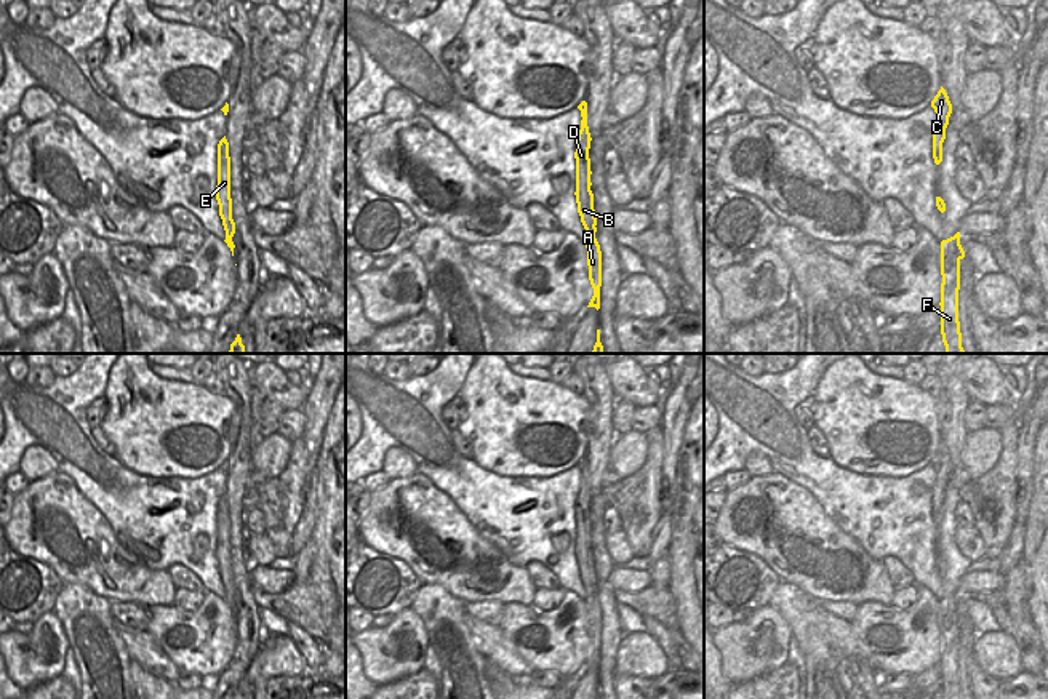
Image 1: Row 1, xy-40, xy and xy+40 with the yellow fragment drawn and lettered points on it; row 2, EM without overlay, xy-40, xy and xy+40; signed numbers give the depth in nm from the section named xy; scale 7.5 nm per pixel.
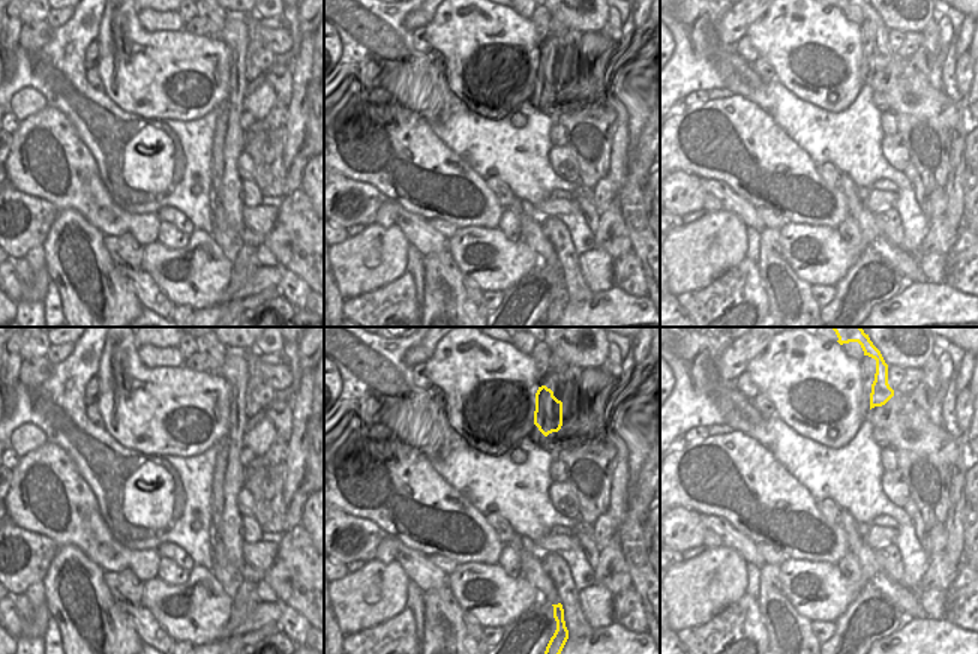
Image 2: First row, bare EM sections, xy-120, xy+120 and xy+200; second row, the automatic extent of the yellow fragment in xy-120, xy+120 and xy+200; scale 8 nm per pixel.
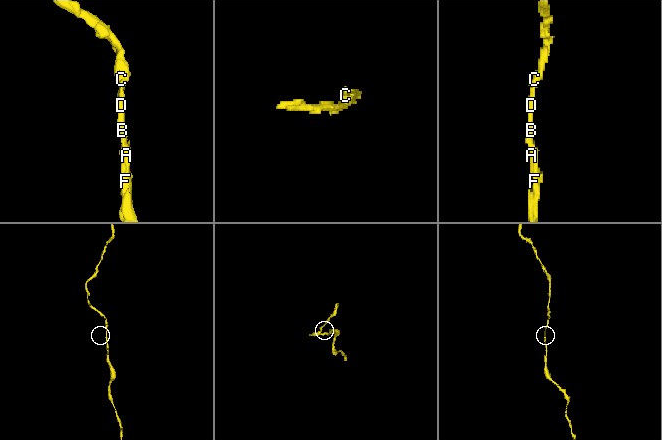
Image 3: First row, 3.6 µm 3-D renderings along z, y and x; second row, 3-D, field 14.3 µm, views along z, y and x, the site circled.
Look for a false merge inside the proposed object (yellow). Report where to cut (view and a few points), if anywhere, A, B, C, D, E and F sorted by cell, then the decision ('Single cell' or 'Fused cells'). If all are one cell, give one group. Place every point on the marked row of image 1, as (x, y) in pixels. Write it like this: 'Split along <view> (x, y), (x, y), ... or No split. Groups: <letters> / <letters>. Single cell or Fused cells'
No split. Groups: A B C D E F. Single cell

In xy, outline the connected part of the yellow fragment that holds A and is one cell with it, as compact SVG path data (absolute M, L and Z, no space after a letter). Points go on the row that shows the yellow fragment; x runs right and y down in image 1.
M582 101L578 109L581 110L581 130L578 133L576 139L576 203L578 203L578 213L581 216L581 222L587 232L587 238L584 240L584 245L587 248L587 266L589 266L589 280L594 288L594 296L587 307L600 309L600 286L602 286L602 251L600 245L595 238L597 232L597 218L594 210L594 194L590 190L590 158L589 158L589 149L590 149L590 133L587 126L587 102Z

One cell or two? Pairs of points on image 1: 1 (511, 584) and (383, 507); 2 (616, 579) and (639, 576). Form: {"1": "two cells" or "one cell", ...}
{"1": "one cell", "2": "one cell"}

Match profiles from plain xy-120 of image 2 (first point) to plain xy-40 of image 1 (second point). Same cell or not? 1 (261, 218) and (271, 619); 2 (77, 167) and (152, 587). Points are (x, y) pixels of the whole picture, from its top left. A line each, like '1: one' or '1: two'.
1: two
2: one

